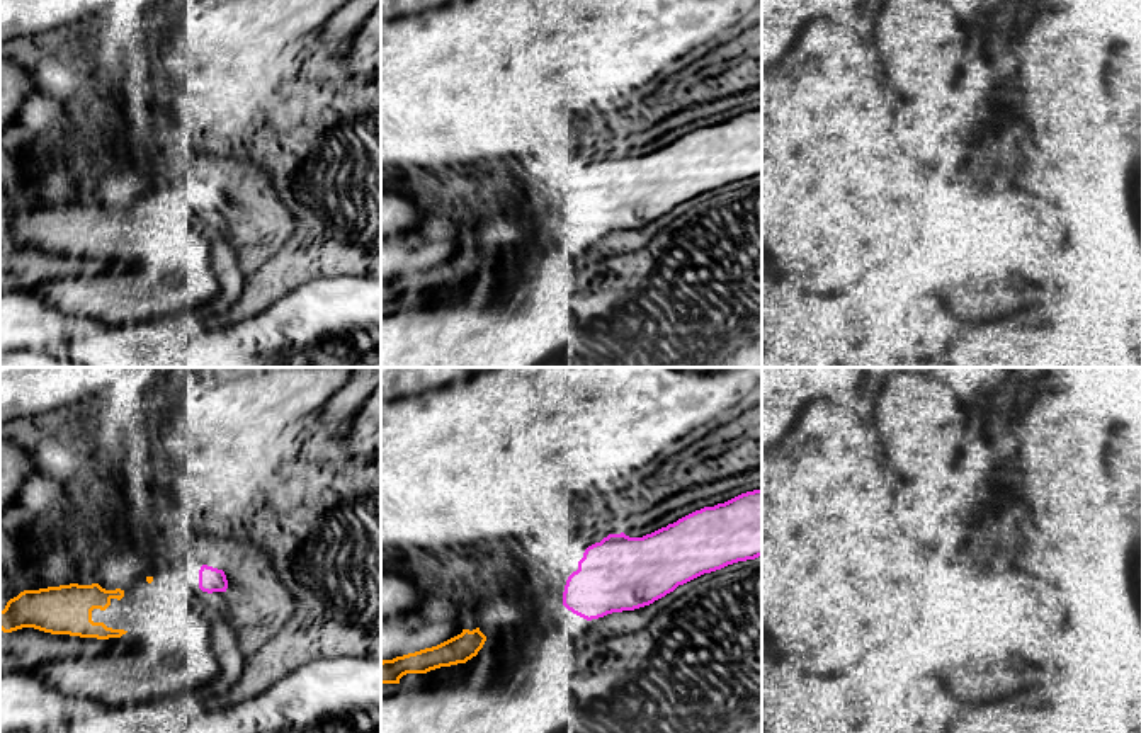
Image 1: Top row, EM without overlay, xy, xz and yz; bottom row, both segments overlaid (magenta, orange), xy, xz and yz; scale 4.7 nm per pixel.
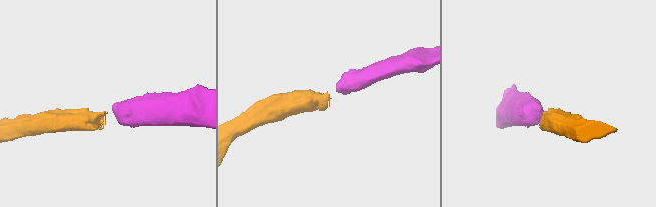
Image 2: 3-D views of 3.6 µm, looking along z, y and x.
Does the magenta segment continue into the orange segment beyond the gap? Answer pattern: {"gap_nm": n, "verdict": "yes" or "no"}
{"gap_nm": 220, "verdict": "yes"}

